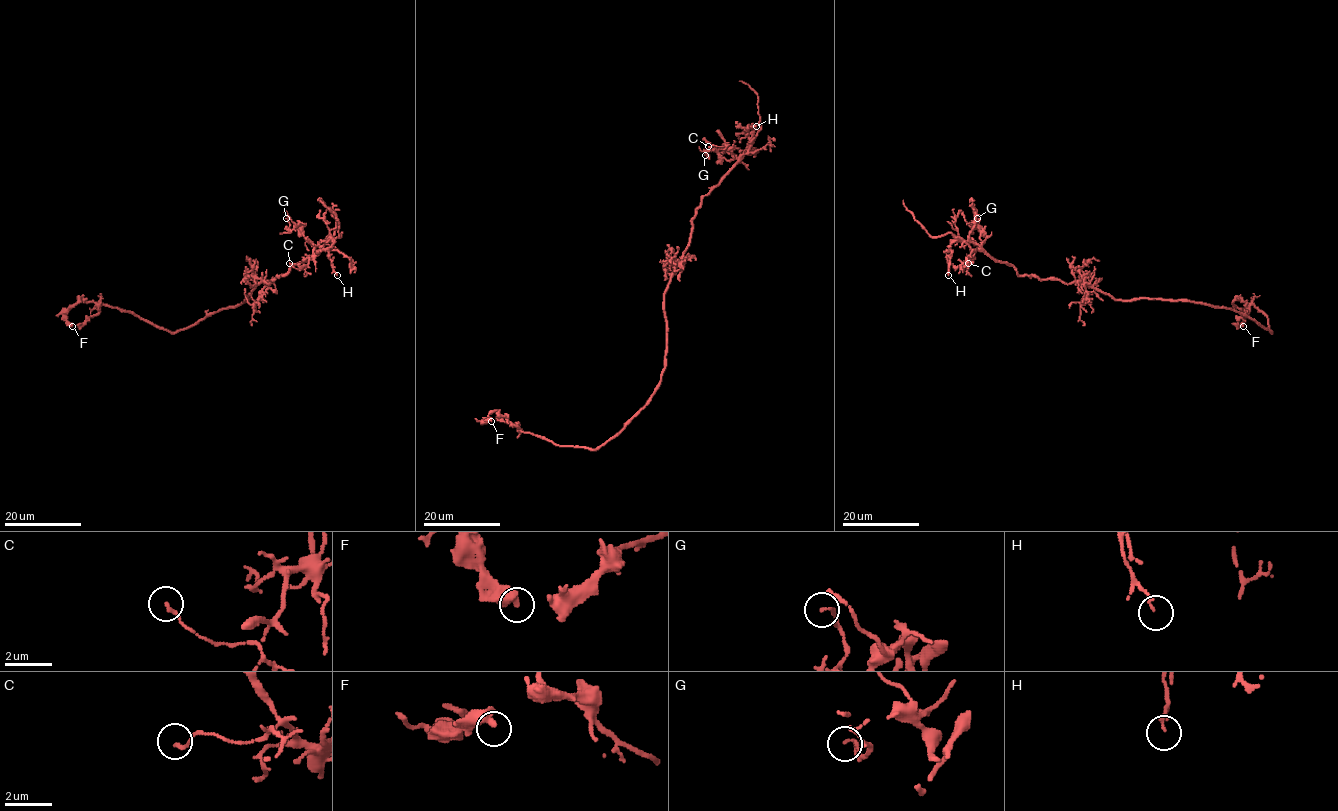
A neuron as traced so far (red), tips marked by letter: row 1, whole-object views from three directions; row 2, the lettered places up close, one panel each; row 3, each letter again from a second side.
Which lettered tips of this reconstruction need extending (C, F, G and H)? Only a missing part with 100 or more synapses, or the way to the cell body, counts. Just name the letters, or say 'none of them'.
none of them

